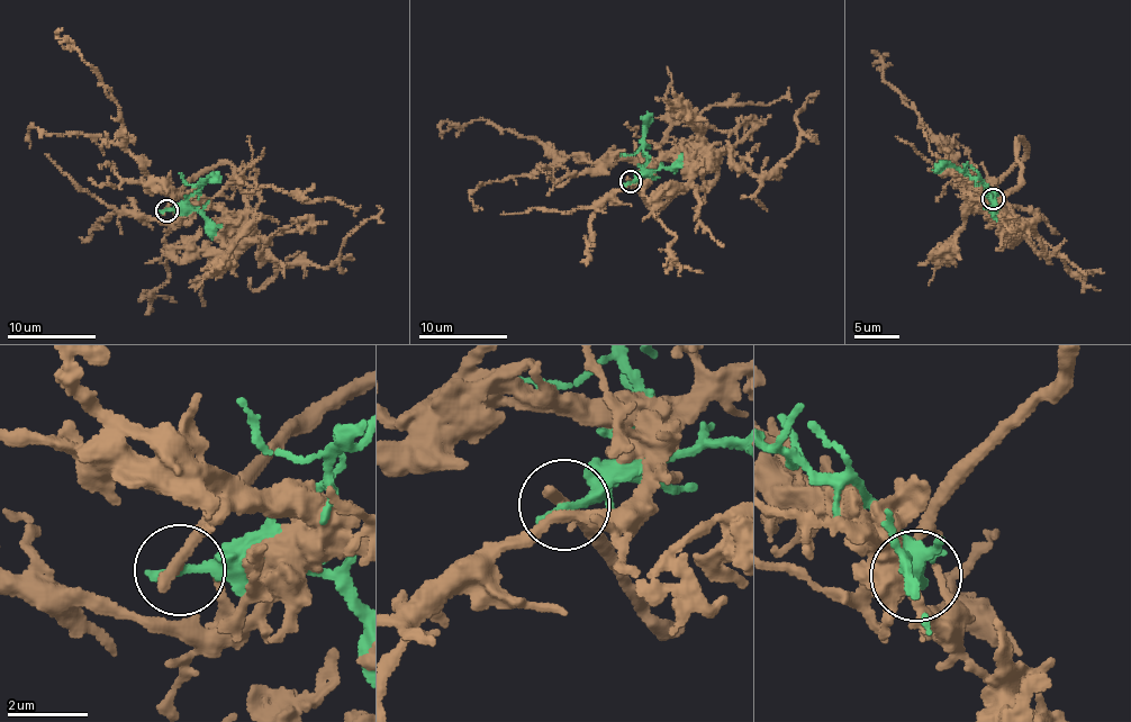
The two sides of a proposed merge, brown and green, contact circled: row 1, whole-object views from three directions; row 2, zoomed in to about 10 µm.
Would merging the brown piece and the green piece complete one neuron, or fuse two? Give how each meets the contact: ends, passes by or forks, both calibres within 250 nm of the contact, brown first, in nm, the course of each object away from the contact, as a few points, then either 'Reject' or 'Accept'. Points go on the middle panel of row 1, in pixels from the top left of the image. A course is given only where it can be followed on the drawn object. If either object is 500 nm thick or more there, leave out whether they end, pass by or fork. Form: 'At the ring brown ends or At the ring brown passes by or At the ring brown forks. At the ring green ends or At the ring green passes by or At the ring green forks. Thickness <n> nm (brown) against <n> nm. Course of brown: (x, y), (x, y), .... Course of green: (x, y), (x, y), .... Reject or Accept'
At the ring brown passes by. At the ring green ends. Thickness 240 nm (brown) against 280 nm. Course of brown: (630, 180), (659, 208), (717, 168), (696, 150), (562, 159), (485, 119), (443, 131), (441, 120). Course of green: (630, 181), (647, 161), (645, 120), (652, 114). Reject

